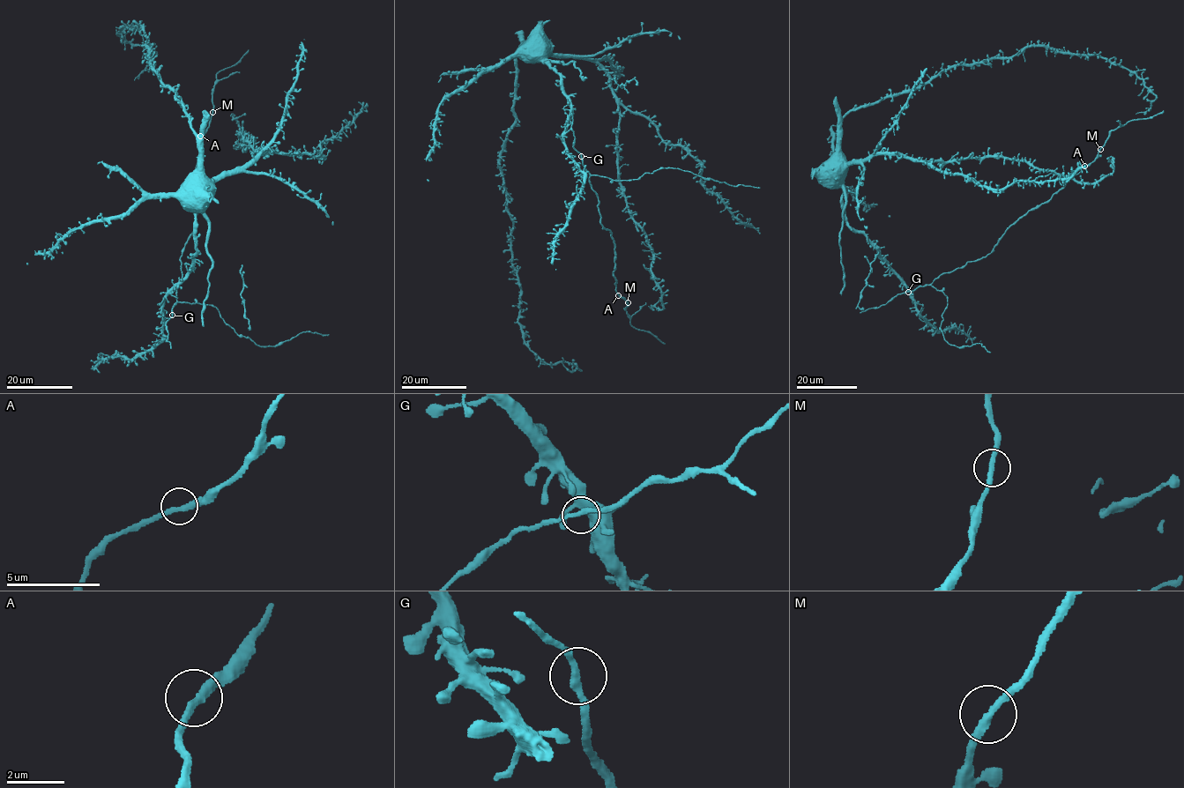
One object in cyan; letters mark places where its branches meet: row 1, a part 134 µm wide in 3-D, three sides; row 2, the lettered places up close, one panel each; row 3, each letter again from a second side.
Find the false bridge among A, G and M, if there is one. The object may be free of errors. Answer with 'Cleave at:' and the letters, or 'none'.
Cleave at: none

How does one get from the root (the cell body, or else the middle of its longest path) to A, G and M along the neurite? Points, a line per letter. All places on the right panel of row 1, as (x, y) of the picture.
A: (823, 170), (844, 190), (845, 222), (864, 234), (911, 291), (984, 257), (1005, 231), (1084, 166)
G: (823, 170), (826, 180), (844, 190), (842, 203), (845, 222), (864, 234), (905, 285), (908, 292)
M: (823, 170), (844, 190), (845, 222), (913, 291), (991, 252), (1005, 231), (1046, 203), (1100, 149)

